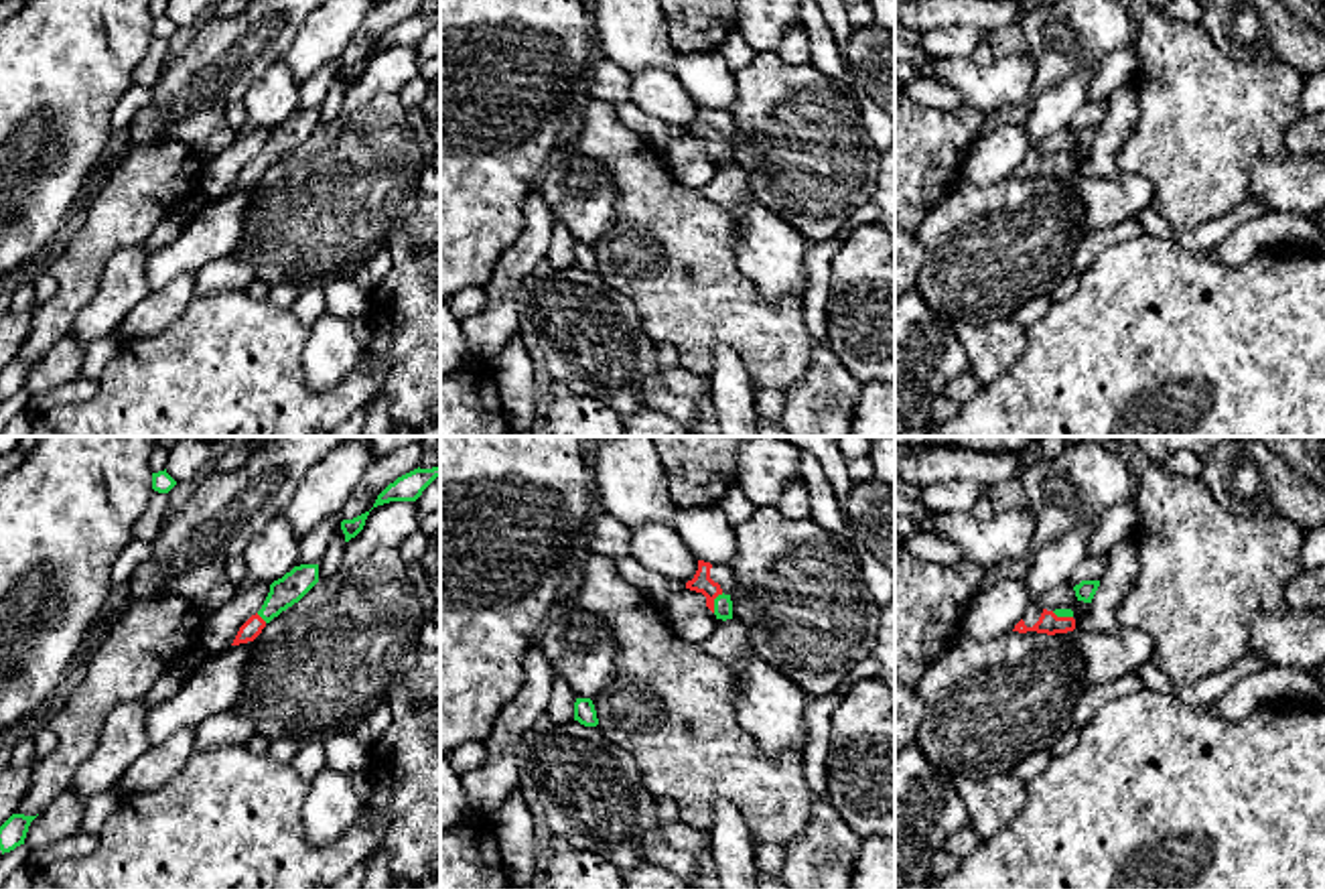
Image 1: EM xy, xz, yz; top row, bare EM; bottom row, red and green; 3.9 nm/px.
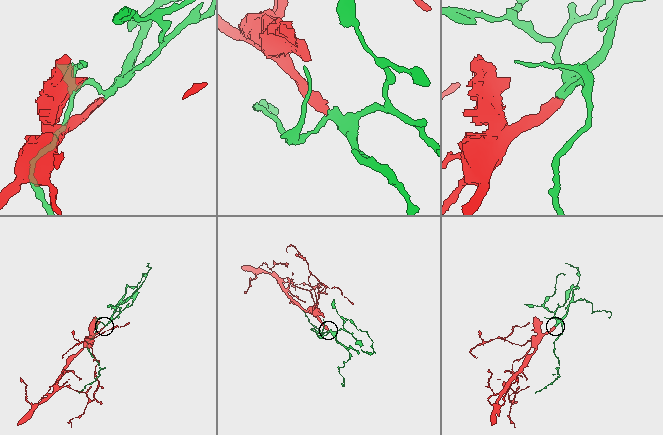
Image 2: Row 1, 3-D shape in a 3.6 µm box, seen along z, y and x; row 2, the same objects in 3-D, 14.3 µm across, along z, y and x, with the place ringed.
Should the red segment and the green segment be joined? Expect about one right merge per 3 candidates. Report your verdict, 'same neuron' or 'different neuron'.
same neuron

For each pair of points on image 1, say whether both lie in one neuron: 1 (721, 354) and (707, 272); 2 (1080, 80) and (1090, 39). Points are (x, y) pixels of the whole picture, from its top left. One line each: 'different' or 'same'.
1: different
2: different

